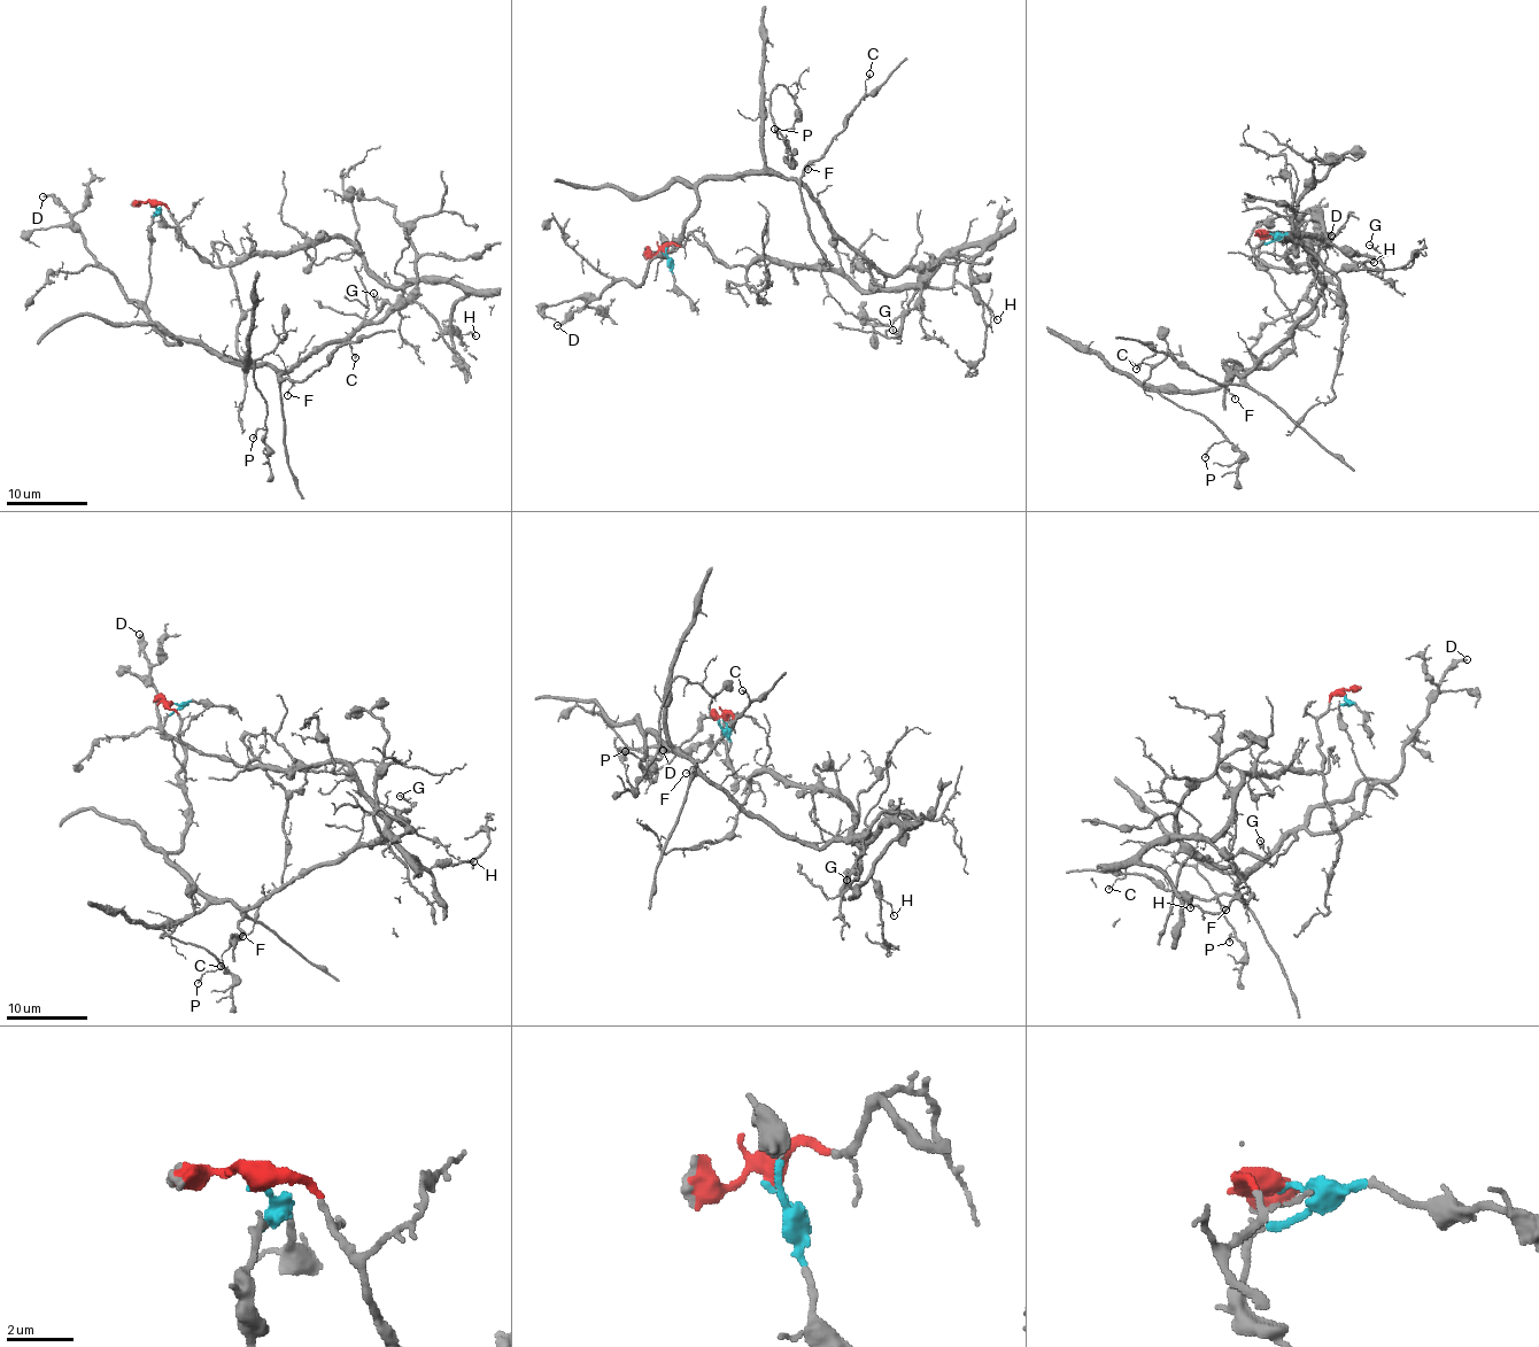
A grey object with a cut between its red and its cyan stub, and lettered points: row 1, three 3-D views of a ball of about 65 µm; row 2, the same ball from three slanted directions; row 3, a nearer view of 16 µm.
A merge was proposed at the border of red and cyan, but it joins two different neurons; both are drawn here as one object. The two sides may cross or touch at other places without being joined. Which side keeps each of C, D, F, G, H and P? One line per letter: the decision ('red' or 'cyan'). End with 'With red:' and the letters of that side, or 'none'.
C: cyan
D: cyan
F: cyan
G: red
H: red
P: cyan
With red: G, H

